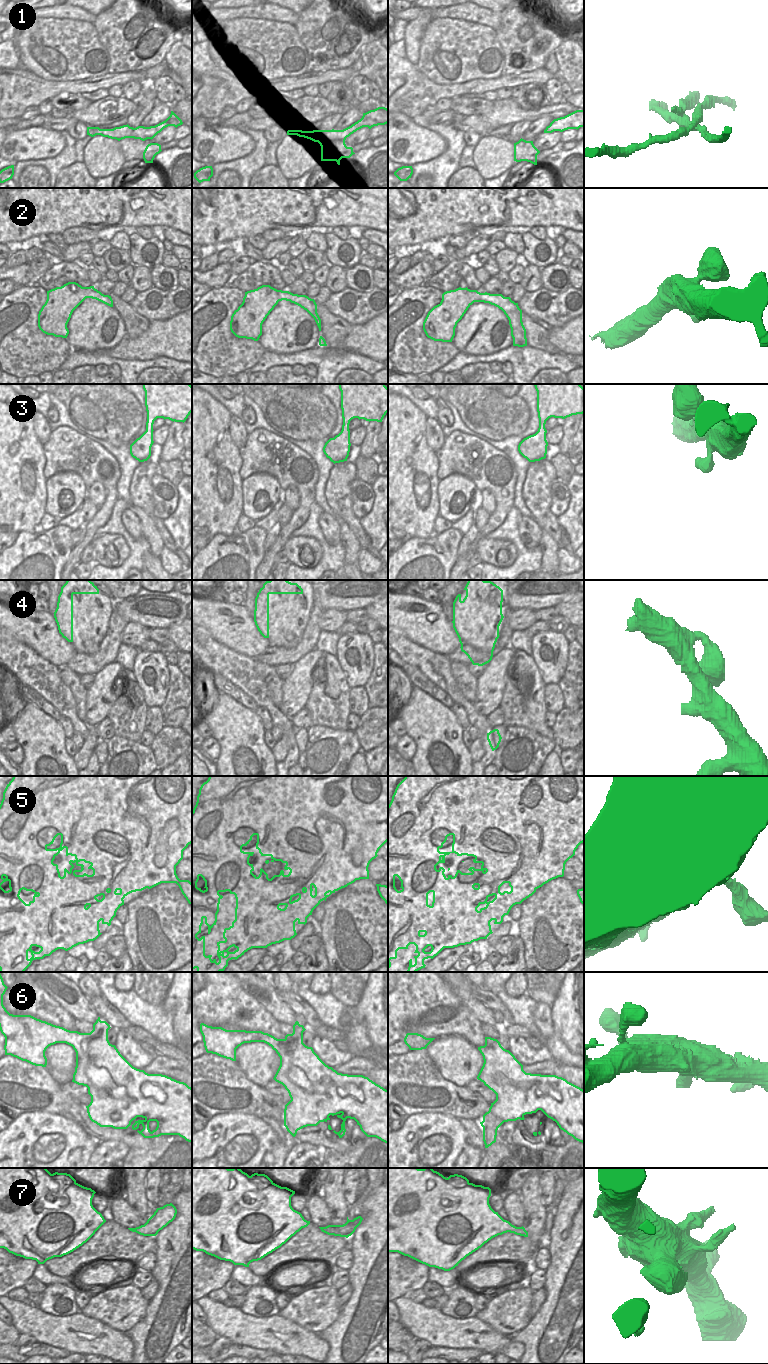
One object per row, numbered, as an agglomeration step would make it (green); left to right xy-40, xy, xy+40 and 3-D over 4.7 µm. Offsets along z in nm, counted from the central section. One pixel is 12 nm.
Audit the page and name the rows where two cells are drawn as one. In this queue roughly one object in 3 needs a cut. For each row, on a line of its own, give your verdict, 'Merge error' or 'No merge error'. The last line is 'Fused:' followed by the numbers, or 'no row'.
1: Merge error
2: No merge error
3: No merge error
4: No merge error
5: No merge error
6: No merge error
7: No merge error
Fused: 1

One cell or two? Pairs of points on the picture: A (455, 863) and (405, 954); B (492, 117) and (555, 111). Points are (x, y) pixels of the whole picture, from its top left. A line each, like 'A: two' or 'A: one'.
A: one
B: one

